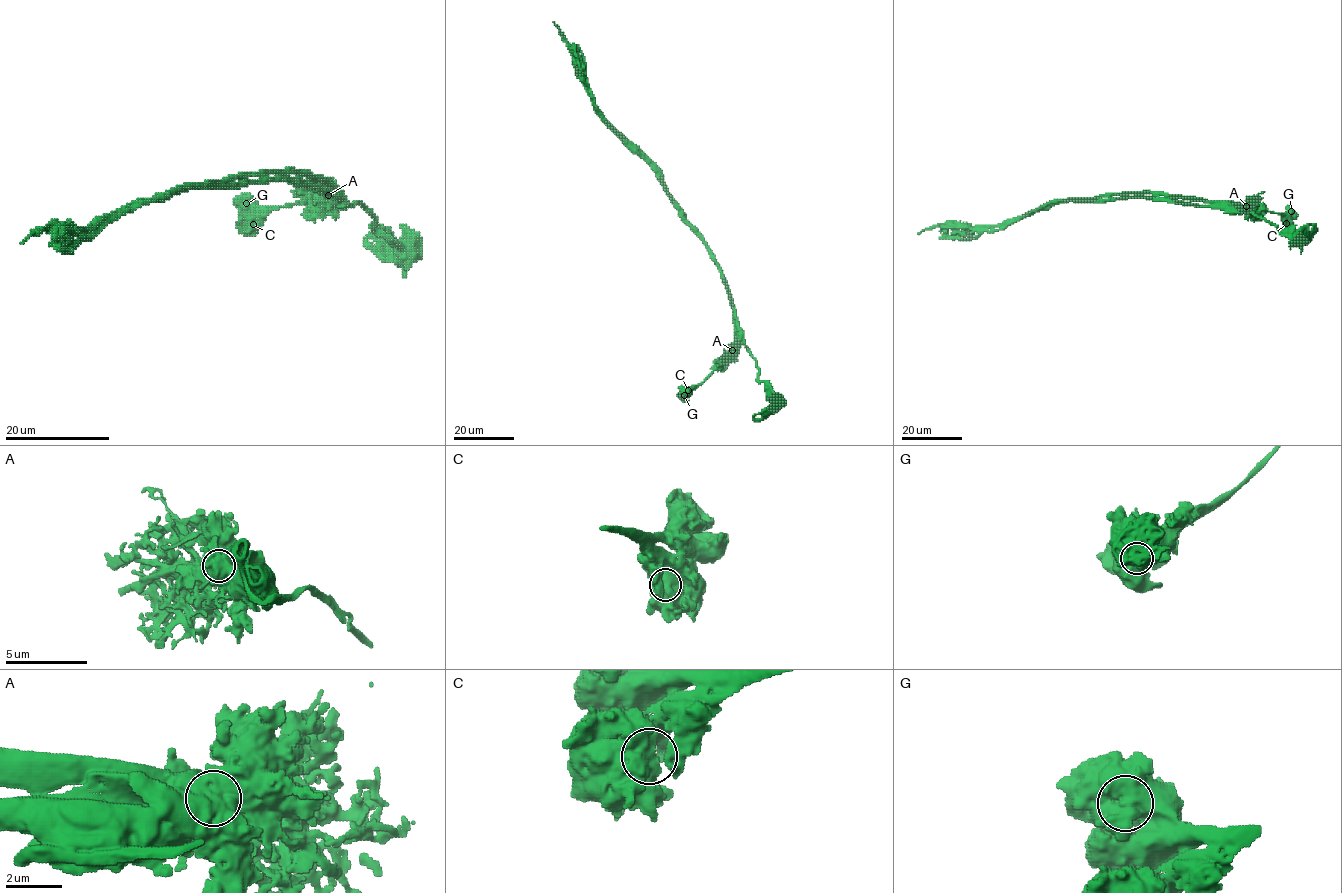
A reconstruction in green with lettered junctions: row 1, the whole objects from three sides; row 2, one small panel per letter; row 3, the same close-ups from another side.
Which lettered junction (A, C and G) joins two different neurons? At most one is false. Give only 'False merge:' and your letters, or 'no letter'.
False merge: A

